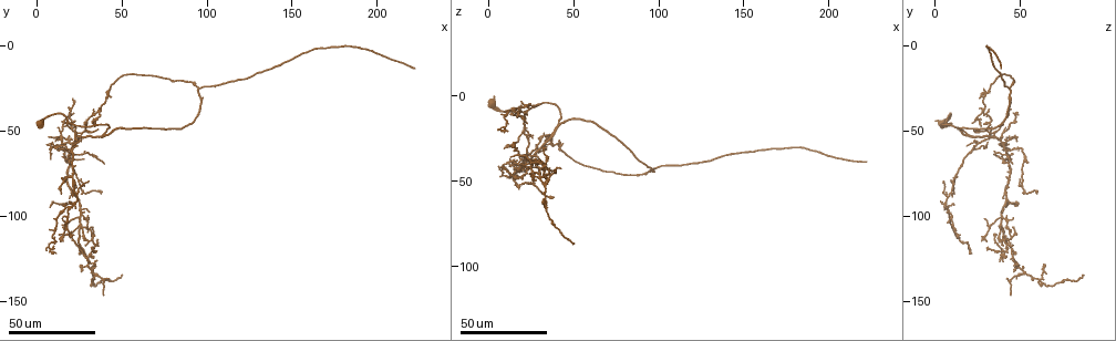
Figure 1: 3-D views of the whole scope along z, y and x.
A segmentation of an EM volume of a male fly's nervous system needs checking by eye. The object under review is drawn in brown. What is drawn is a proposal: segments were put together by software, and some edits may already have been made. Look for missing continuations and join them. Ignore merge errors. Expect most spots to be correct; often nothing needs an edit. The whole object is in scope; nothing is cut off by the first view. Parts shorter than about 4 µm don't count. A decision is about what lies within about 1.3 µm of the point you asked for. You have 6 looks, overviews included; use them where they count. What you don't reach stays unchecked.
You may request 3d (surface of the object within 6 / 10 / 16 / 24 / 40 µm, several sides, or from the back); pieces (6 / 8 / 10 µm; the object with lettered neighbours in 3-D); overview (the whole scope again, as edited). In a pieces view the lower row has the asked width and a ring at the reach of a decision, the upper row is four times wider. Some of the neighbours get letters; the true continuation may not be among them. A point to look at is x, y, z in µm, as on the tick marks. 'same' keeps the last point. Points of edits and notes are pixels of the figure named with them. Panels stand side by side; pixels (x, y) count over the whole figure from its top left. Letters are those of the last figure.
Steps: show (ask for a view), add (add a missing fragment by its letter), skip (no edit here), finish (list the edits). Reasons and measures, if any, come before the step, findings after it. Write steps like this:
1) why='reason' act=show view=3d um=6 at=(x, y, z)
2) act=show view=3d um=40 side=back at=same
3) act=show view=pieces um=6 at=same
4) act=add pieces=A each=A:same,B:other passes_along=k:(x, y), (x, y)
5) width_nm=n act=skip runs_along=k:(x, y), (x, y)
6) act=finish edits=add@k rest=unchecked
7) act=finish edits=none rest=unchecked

why='thin end' act=show view=3d um=40 at=(48, 136, 88)

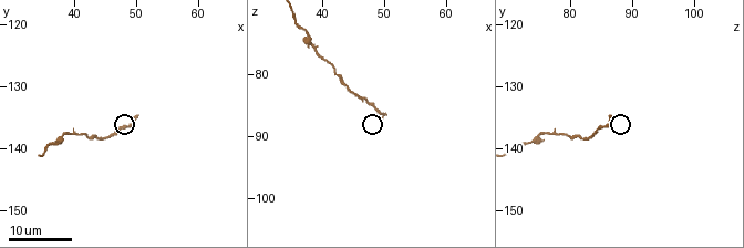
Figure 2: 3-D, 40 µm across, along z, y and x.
why='see the neighbours' act=show view=pieces um=10 at=(49.5, 135.0, 87.0)

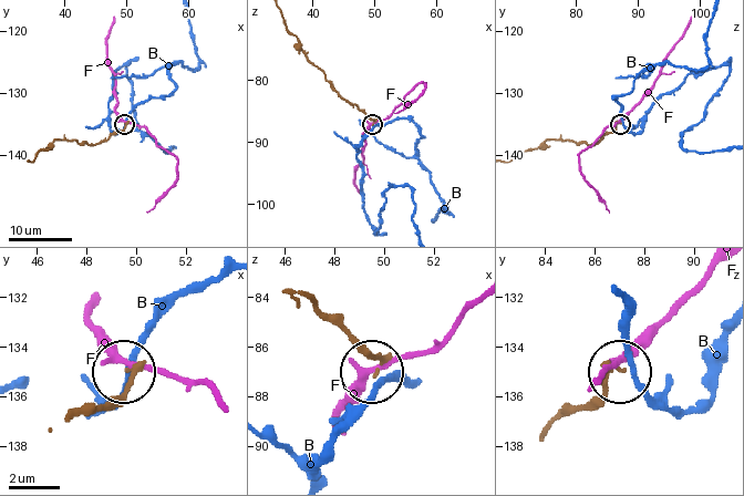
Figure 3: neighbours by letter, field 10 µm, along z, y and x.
act=skip each=B:other,F:other runs_along=3:(76, 416), (115, 401), (125, 389), (127, 370) found='none of them fits'

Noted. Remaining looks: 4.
why='thin end' act=show view=3d um=40 at=(39, 69, 46)

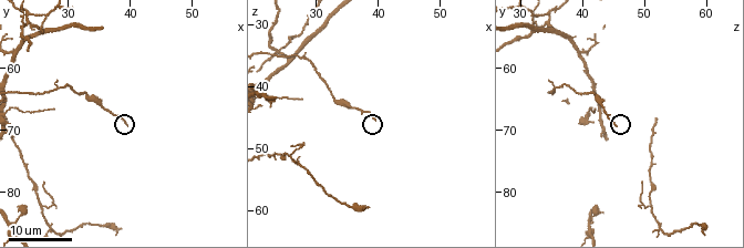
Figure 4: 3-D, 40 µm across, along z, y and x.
act=show view=3d um=10 at=(39.5, 69.0, 45.5)

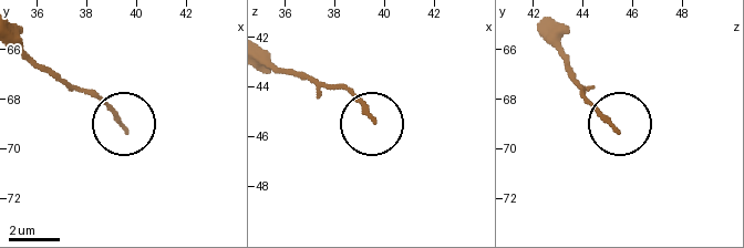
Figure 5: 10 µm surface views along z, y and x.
act=show view=pieces um=6 at=(39.6, 69.2, 45.3)

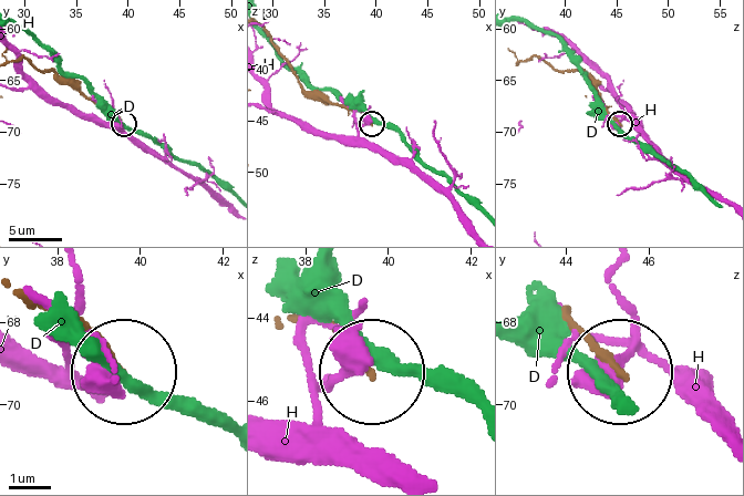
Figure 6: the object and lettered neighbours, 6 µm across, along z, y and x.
act=skip each=D:other,H:other runs_along=6:(322, 322), (371, 369) found='none of them fits'

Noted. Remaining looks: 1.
act=finish edits=none rest=unchecked

